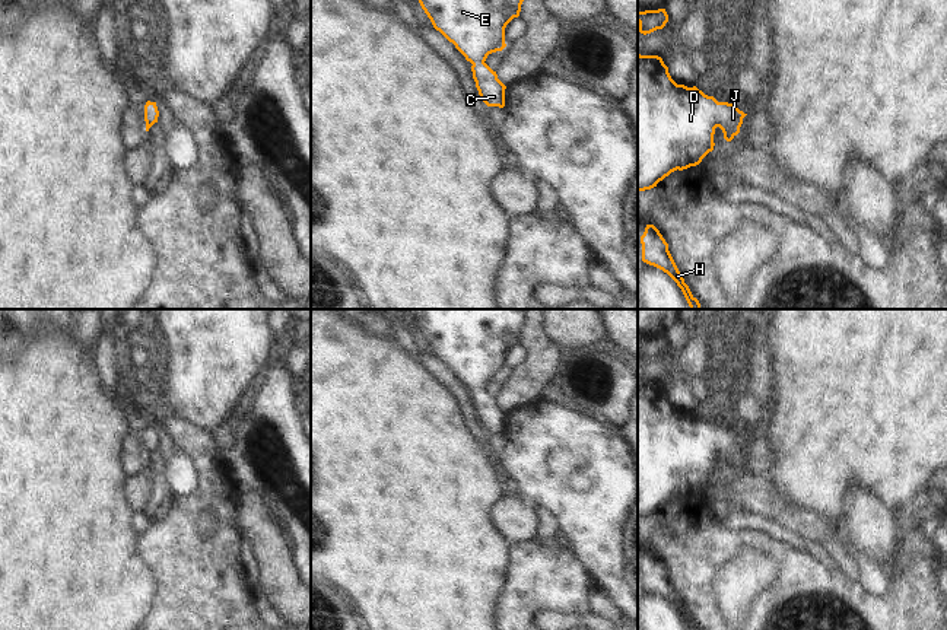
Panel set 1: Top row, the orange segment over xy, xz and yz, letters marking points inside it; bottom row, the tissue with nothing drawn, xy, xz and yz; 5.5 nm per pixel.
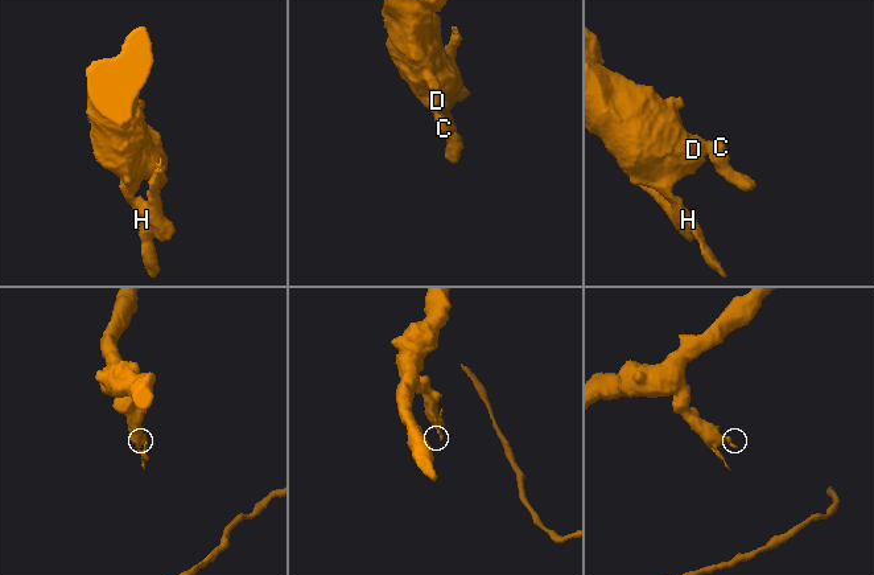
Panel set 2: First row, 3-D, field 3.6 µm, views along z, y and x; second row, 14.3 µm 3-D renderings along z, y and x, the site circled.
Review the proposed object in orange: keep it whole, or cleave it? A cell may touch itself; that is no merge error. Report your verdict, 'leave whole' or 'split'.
leave whole

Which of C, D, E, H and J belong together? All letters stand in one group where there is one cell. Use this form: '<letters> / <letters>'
C D E H J

